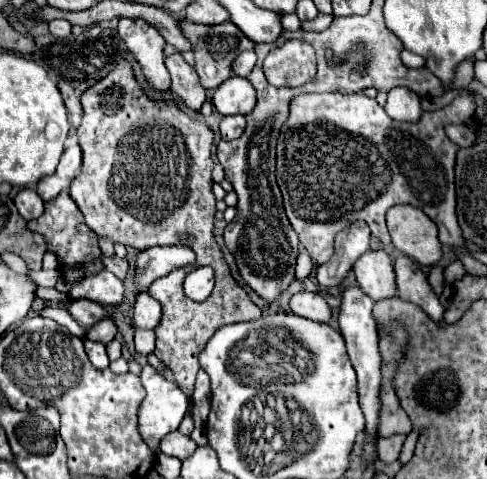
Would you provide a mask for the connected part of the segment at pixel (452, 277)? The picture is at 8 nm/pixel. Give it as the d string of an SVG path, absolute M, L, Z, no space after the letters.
M455 261L453 263L453 266L449 265L444 270L444 280L449 284L453 284L456 280L461 279L466 274L466 270L462 270L463 265L460 261Z

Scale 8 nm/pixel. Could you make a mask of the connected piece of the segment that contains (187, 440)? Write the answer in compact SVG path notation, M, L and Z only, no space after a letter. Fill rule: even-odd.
M180 430L166 434L160 440L160 452L166 456L174 456L180 460L186 460L188 456L192 456L196 450L196 442L190 436L184 436Z

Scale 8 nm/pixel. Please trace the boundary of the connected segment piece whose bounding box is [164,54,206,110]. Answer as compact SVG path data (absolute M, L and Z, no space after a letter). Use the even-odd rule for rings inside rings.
M172 54L164 62L172 76L172 92L182 98L188 108L200 110L202 102L206 100L206 90L200 86L196 70L186 64L182 54Z

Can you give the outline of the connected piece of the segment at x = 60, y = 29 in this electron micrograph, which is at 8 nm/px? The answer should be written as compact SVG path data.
M52 20L52 22L48 22L48 26L50 26L50 34L52 36L56 36L56 38L66 38L66 36L70 36L70 22L66 22L66 20Z

